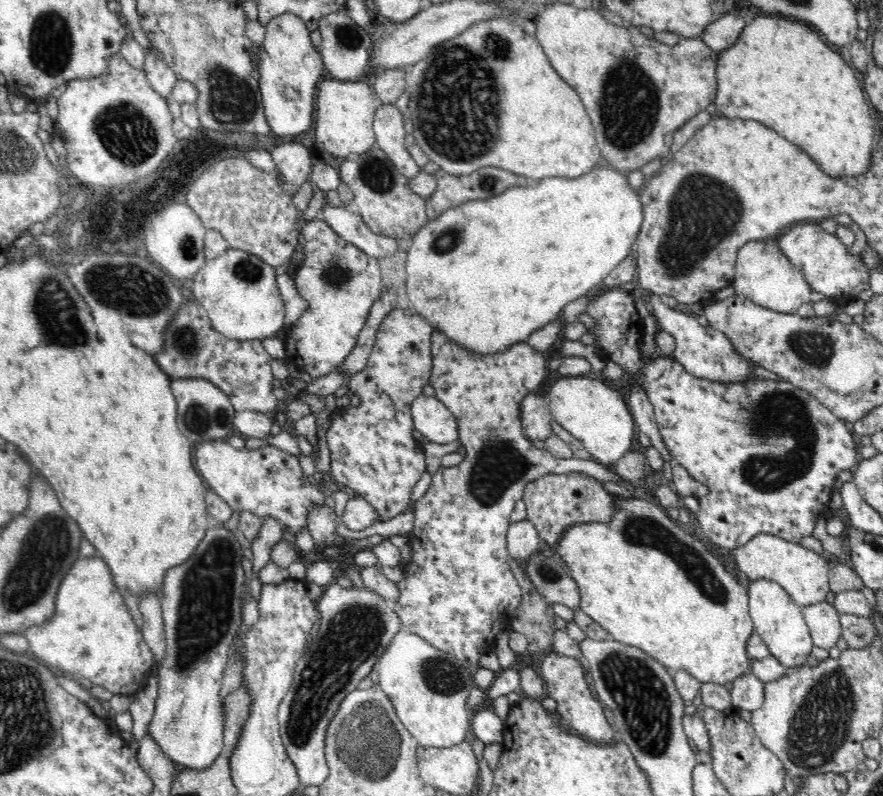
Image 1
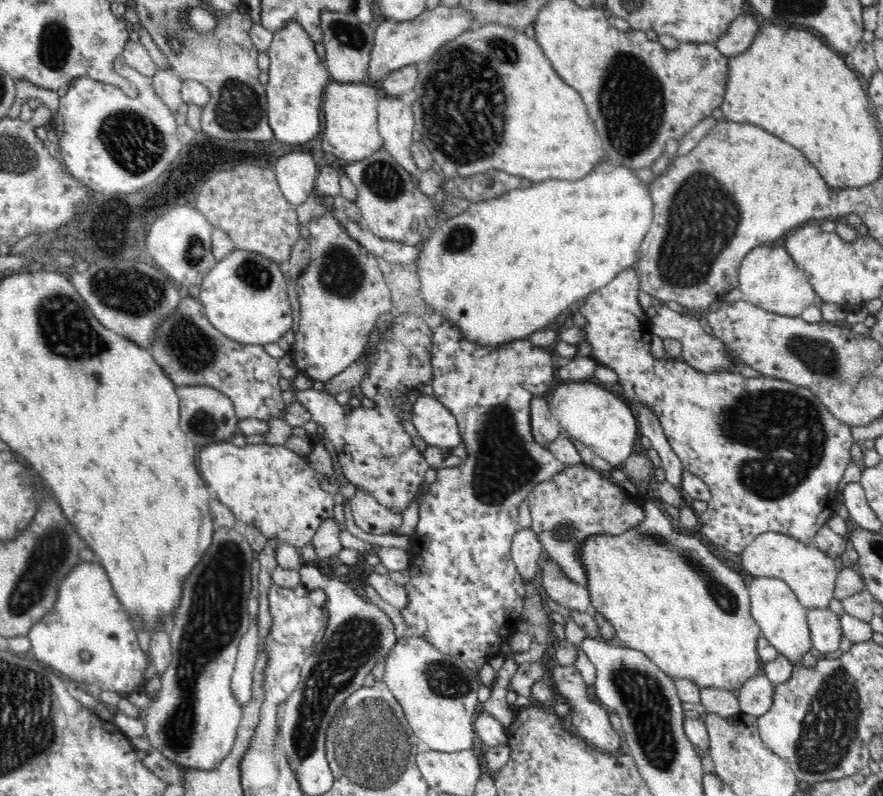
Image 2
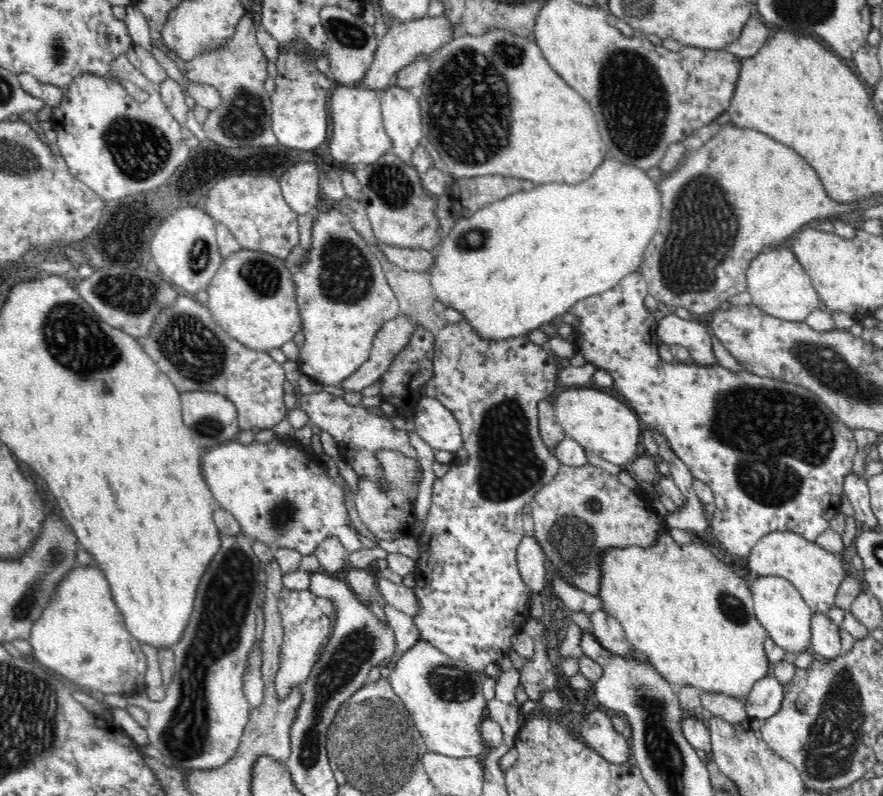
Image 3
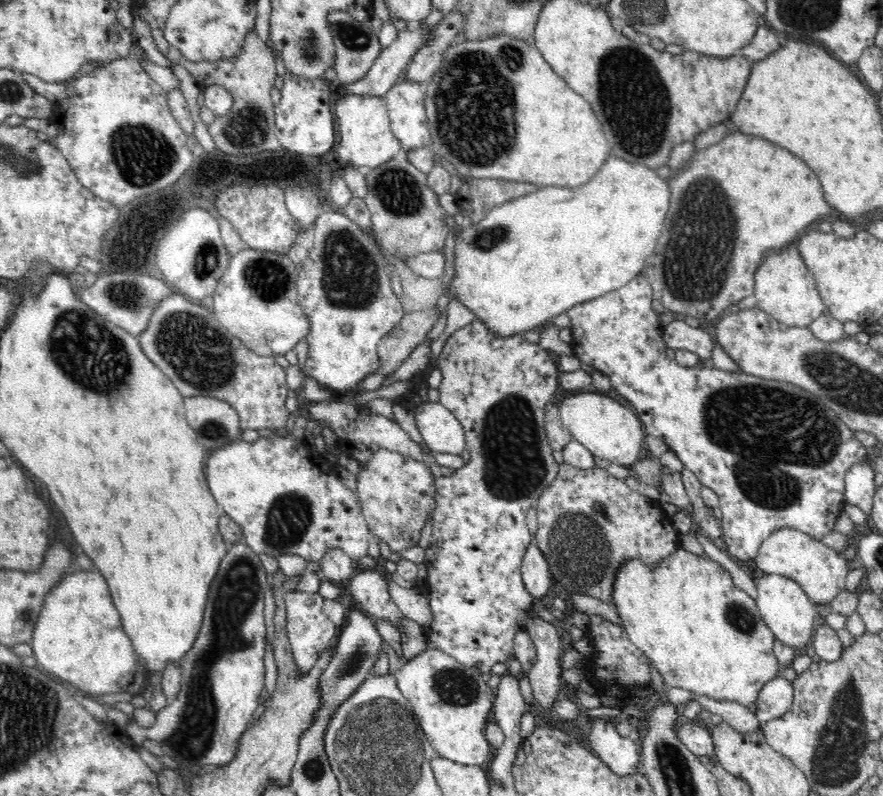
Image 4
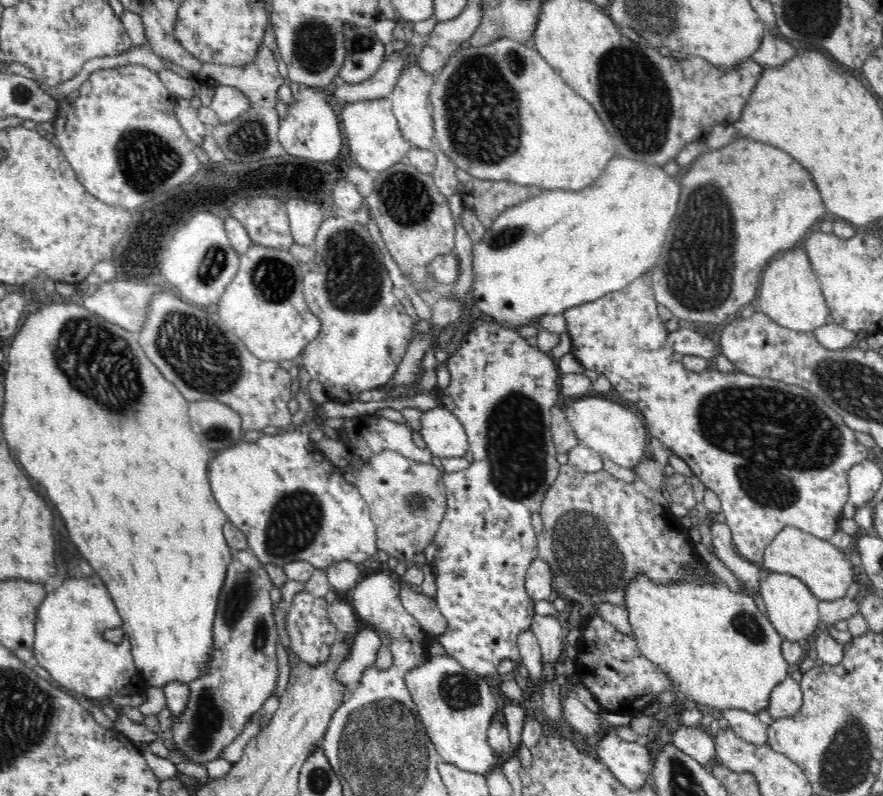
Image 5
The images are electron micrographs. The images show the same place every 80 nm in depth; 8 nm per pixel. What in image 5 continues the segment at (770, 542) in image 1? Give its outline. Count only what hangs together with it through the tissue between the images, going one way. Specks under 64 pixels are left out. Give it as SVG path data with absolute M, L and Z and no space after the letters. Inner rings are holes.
M784 527L774 536L774 540L764 550L760 566L765 573L792 575L802 580L816 598L829 602L844 598L848 592L848 586L856 577L852 571L854 566L849 560L848 553L836 548L829 541L821 540L798 527Z

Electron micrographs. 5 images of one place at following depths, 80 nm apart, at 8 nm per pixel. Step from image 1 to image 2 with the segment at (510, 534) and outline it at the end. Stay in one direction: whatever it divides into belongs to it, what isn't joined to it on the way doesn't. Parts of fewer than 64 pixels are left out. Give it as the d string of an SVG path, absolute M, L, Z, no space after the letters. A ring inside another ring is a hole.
M520 528L512 540L510 552L520 576L537 584L538 570L545 554L536 532L531 528Z

